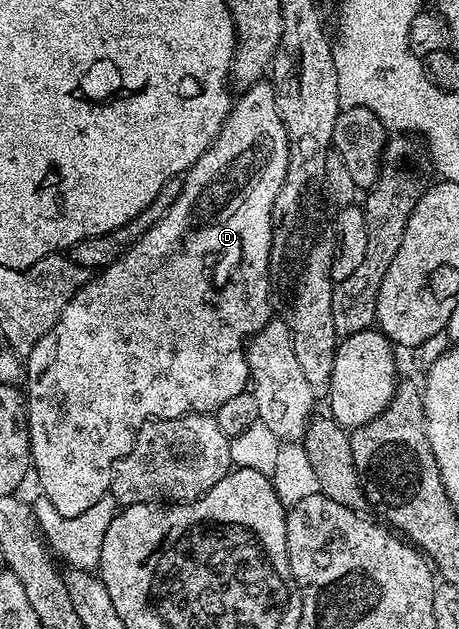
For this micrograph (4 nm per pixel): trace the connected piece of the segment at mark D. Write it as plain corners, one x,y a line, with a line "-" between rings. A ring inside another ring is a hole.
261,82
246,91
239,93
235,97
232,109
228,111
226,122
222,126
222,130
214,138
214,142
202,154
202,158
198,158
198,162
194,162
184,176
184,185
182,186
182,194
178,194
178,202
174,202
174,206
170,206
170,210
166,210
166,214
161,218
149,232
139,240
126,254
122,254
122,258
118,258
118,262
114,262
108,268
99,269
89,279
88,283
82,285
78,290
78,294
74,294
74,298
70,298
70,302
66,302
66,310
62,310
62,314
58,318
58,322
54,322
54,326
50,331
42,337
34,346
34,350
26,357
26,385
28,384
28,396
26,392
26,427
28,430
28,445
32,448
32,468
34,469
34,480
40,483
39,491
50,502
54,502
54,508
66,518
74,518
78,514
83,514
85,510
90,510
90,506
94,506
94,502
98,502
98,498
109,495
110,478
112,477
112,466
116,461
122,459
126,454
130,454
130,450
134,446
136,436
140,432
146,420
169,420
170,418
178,418
179,416
188,416
192,412
202,412
205,414
215,413
215,408
220,408
223,404
231,402
235,396
245,395
246,389
250,384
248,374
248,357
246,355
246,345
258,330
262,330
262,326
267,324
273,315
272,304
268,301
268,284
270,288
270,261
272,260
272,245
274,243
274,225
272,223
272,211
274,210
274,198
278,198
278,190
282,190
282,182
286,178
286,170
288,169
288,131
284,125
283,118
280,117
280,111
276,105
276,90
271,83

